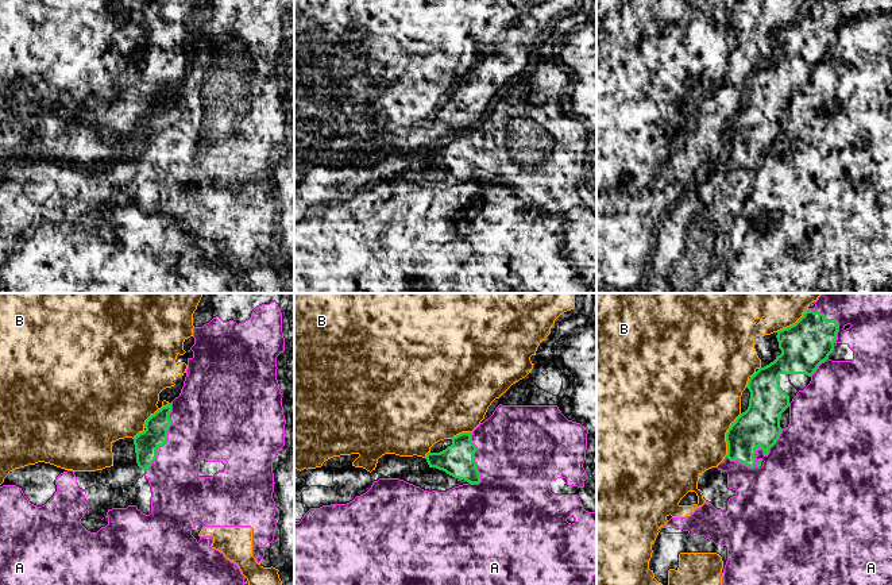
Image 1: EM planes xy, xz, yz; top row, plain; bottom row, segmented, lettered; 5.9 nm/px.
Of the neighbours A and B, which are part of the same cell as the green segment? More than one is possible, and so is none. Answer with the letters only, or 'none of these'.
A

